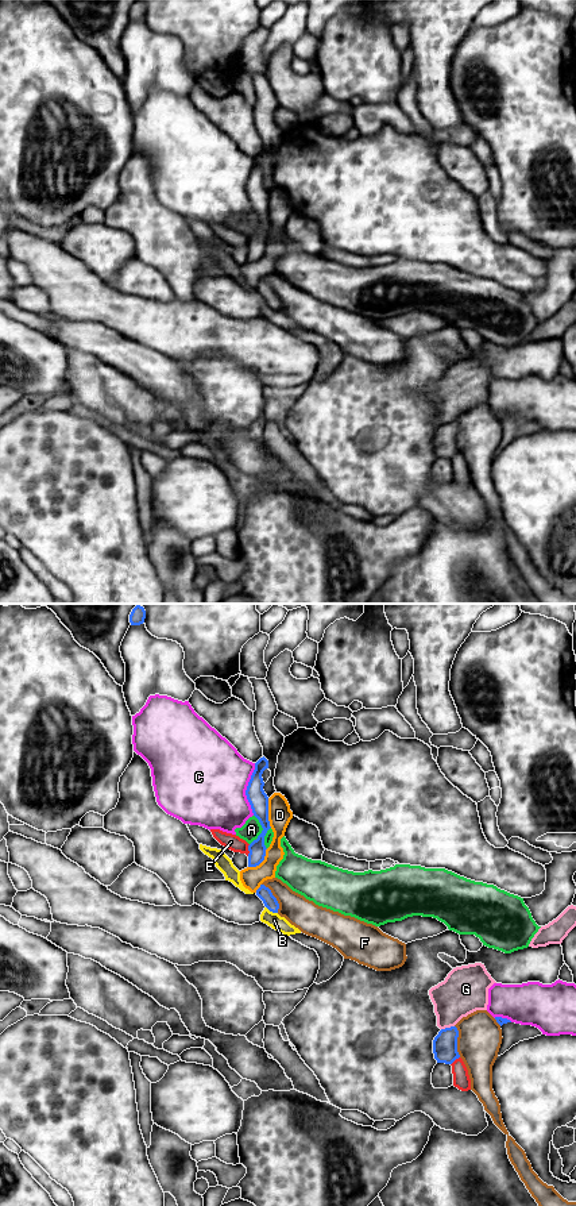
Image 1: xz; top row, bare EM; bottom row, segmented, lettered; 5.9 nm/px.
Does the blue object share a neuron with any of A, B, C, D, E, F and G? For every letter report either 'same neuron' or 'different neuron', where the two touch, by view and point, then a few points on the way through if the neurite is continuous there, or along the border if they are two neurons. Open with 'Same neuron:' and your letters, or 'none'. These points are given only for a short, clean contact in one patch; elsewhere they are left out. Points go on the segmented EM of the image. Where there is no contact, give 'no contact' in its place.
Same neuron: none
A: different neuron | xz (263, 829) | along xz (254, 815), (262, 832), (250, 844)
B: different neuron | xz (271, 910) | along xz (266, 906), (277, 913)
C: different neuron | xz (247, 789)
D: different neuron | xz (267, 813)
E: different neuron | xz (248, 850)
F: different neuron | xz (274, 897)
G: different neuron | xz (447, 1028)

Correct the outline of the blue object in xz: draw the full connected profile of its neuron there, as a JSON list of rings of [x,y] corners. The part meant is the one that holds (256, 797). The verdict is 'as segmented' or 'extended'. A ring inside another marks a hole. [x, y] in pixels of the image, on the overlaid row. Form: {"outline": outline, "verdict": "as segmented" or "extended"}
{"outline": [[[263,756],[255,763],[255,770],[246,790],[252,813],[263,828],[258,839],[248,845],[248,867],[256,867],[264,860],[267,849],[264,845],[264,836],[271,828],[268,821],[268,797],[263,790],[264,782],[262,778],[266,768],[268,768],[268,760]]], "verdict": "as segmented"}

